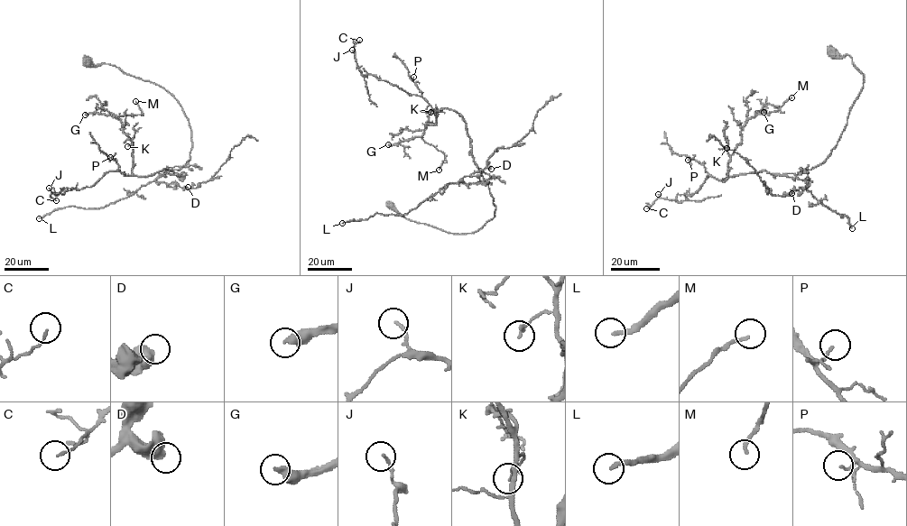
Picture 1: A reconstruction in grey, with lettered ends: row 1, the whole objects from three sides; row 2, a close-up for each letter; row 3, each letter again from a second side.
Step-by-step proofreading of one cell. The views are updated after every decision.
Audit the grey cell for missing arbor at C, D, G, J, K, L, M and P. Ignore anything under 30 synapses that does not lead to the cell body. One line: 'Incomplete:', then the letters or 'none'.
Incomplete: G, L

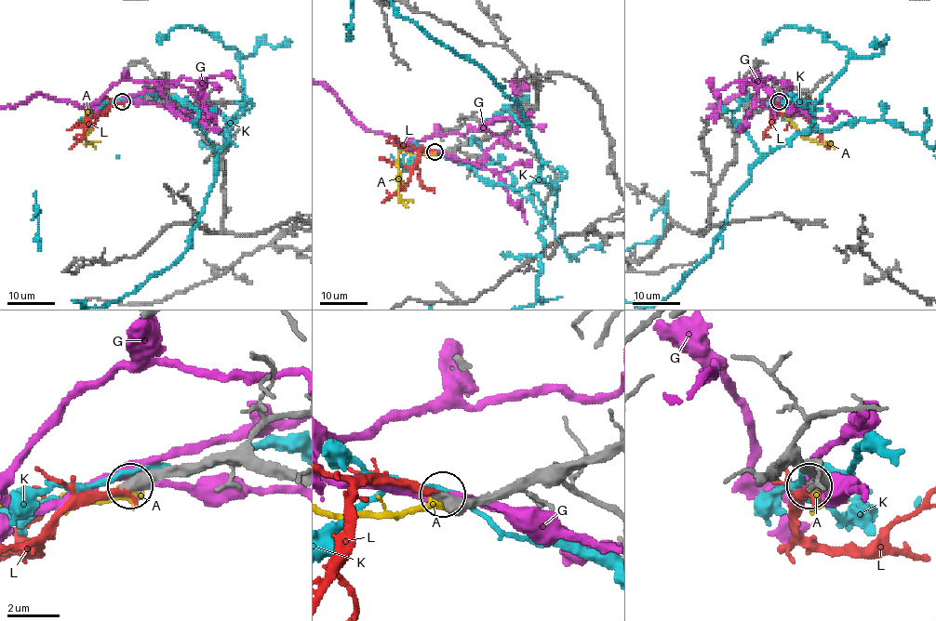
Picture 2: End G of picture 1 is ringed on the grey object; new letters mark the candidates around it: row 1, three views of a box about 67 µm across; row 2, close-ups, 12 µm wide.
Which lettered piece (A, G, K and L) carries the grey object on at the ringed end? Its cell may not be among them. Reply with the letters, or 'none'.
L

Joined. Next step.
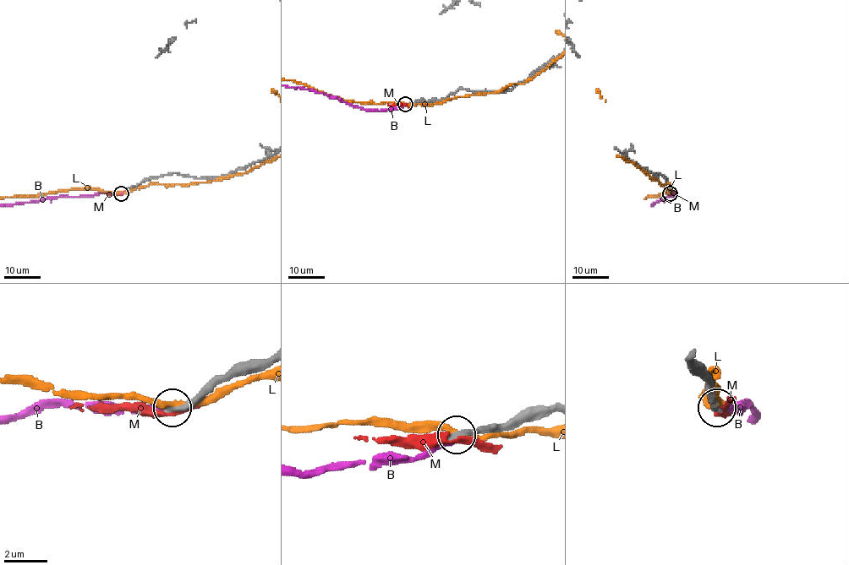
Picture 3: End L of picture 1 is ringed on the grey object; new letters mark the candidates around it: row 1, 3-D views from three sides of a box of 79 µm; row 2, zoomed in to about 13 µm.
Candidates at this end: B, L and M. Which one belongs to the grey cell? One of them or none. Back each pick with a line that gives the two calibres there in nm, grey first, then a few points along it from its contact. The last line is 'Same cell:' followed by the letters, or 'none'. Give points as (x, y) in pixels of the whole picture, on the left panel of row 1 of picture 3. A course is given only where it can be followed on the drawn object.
B: 240/280 nm
Same cell: B

